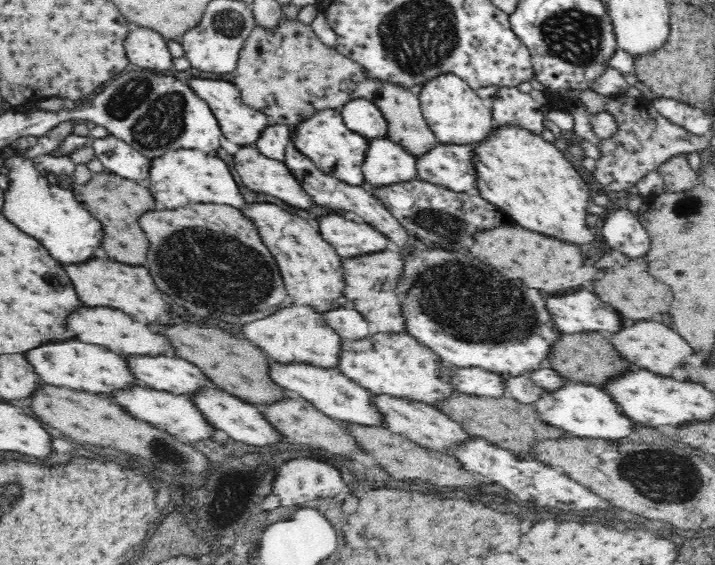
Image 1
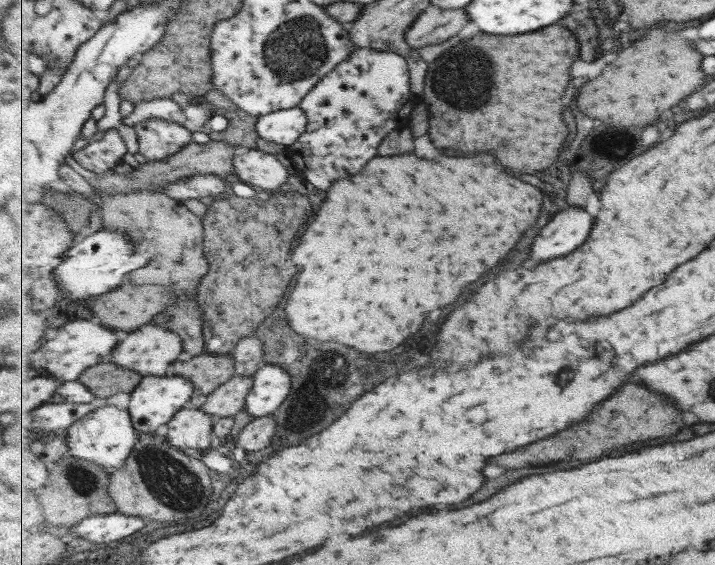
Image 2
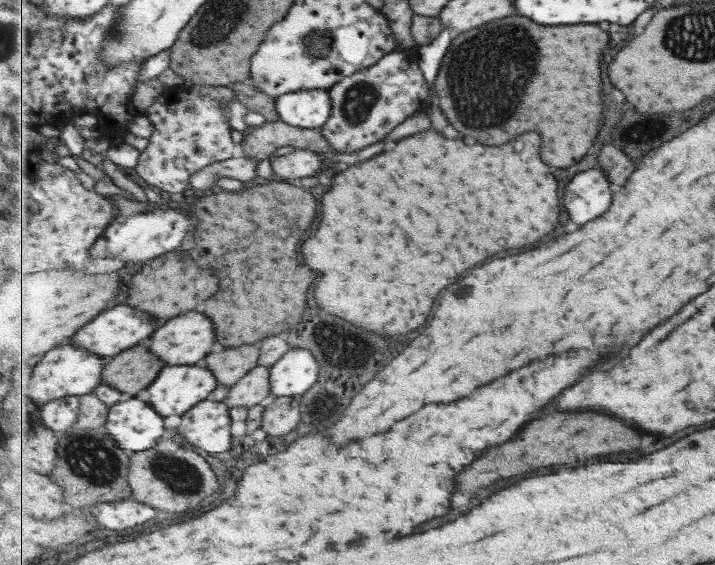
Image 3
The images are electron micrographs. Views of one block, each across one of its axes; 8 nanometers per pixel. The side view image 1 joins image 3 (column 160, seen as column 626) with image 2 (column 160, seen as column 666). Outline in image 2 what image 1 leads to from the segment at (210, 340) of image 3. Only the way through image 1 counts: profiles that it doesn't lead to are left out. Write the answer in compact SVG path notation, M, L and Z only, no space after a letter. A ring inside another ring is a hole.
M153 324L135 330L117 348L119 350L113 350L111 356L105 358L105 362L119 364L119 367L133 370L142 374L143 377L162 377L167 372L167 368L173 366L177 358L181 356L181 352L184 351L182 338L179 338L175 332L171 332L170 328L161 328L161 326L153 326Z

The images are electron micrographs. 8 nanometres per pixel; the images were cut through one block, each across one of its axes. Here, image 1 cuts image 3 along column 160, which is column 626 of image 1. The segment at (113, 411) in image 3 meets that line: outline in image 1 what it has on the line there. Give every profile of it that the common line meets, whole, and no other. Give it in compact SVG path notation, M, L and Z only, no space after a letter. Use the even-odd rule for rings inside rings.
M571 381L564 386L564 389L554 394L544 392L542 398L533 404L539 410L540 418L564 429L571 436L597 440L624 440L624 438L634 438L632 434L636 432L635 420L624 413L615 398L603 388L587 383Z

